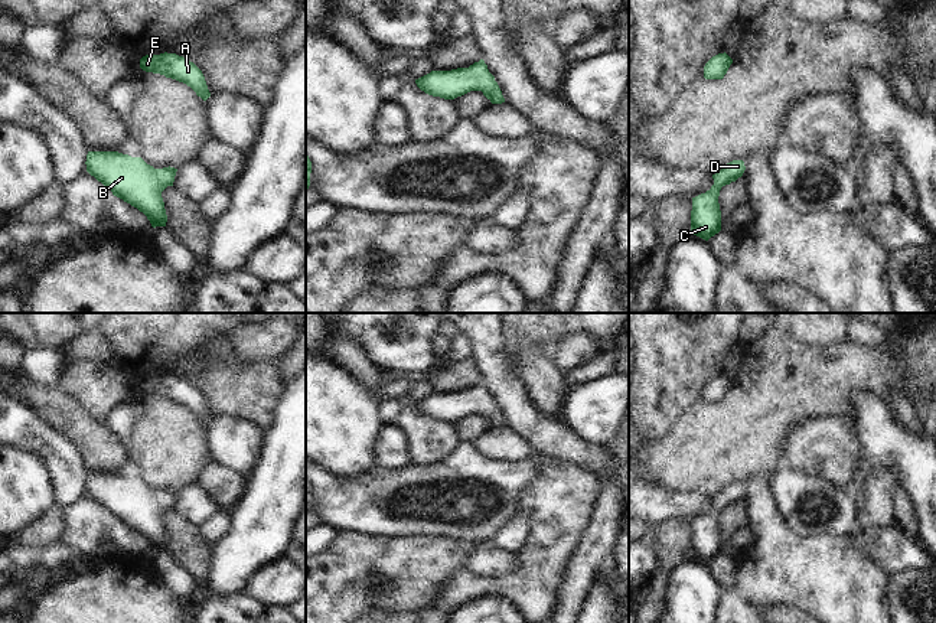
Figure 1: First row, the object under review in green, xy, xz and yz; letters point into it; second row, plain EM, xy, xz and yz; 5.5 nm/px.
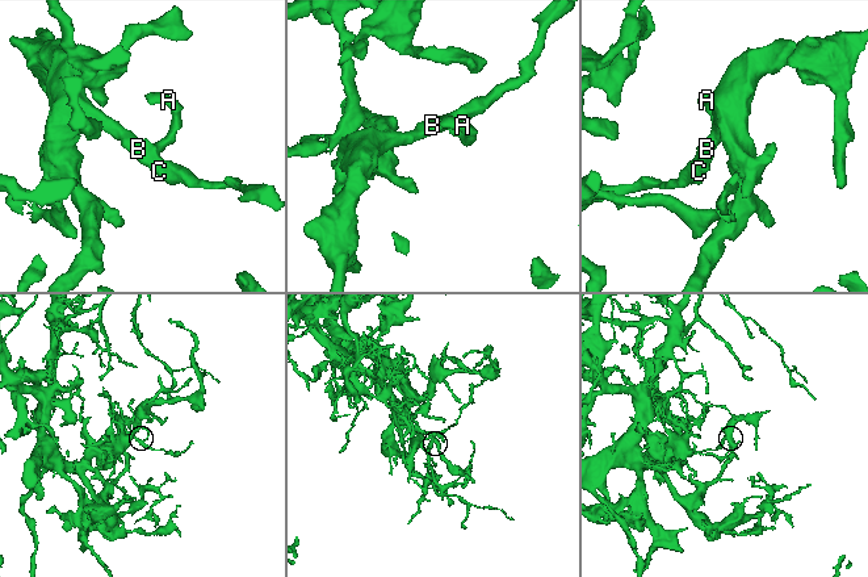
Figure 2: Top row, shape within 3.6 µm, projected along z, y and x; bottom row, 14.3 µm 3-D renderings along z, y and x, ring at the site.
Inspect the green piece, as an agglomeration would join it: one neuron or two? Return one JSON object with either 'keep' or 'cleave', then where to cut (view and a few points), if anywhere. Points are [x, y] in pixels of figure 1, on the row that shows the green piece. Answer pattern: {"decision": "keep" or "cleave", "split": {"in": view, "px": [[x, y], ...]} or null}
{"decision": "keep", "split": null}

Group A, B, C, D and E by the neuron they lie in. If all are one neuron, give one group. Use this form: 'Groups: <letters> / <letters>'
Groups: A B C D E

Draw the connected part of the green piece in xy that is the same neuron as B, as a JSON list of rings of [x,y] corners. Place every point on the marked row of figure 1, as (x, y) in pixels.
[[[88,151],[87,172],[114,196],[143,212],[151,226],[166,226],[167,215],[162,192],[173,186],[177,169],[154,169],[141,157],[118,151]]]

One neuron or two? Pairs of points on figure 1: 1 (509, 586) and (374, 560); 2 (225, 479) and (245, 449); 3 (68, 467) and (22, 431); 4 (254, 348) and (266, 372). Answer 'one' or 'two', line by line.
1: two
2: two
3: one
4: two

